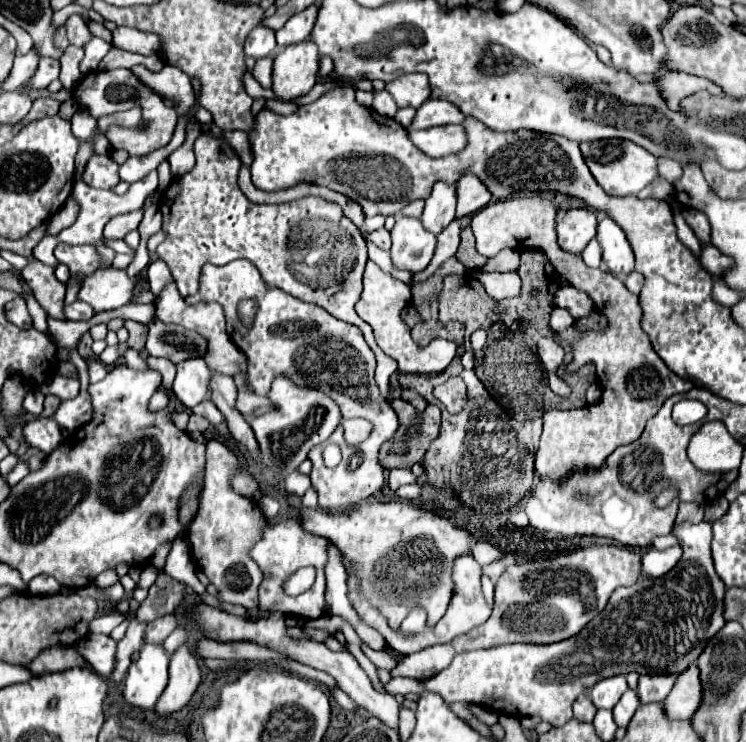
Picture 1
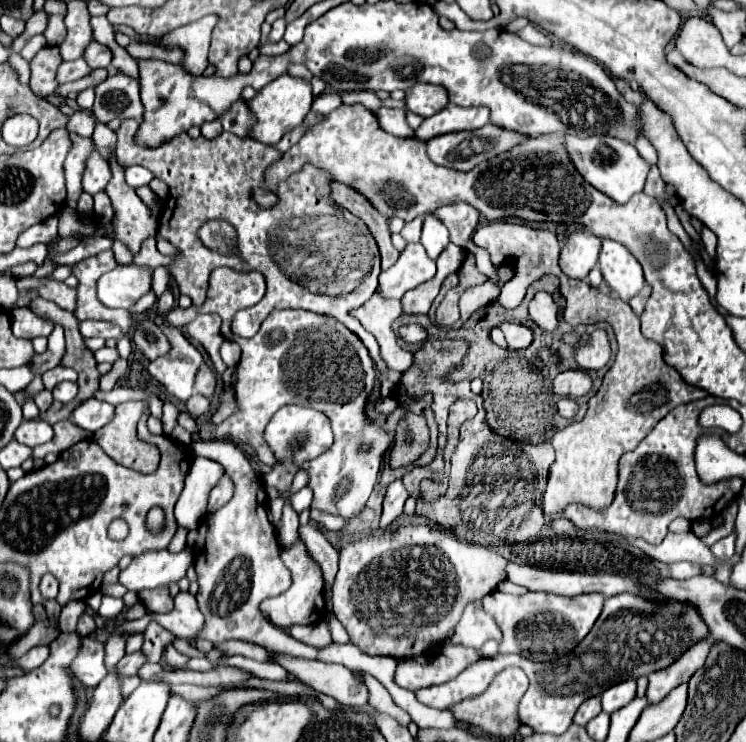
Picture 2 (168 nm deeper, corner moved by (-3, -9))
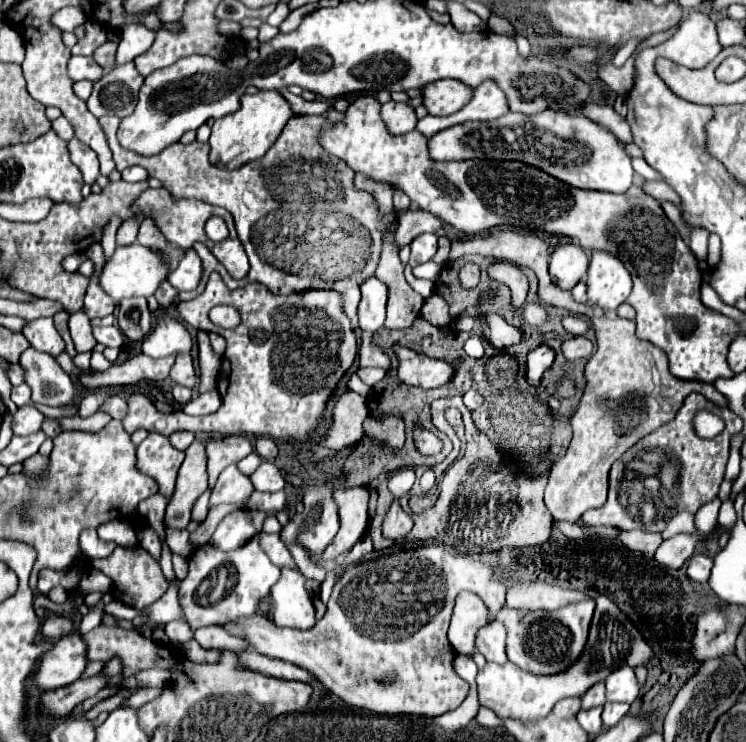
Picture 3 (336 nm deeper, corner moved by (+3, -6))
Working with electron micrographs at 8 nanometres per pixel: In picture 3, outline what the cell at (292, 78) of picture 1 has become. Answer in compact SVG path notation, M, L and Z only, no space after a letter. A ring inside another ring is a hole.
M260 90L258 94L244 94L240 98L240 110L222 120L216 120L212 126L210 144L210 164L224 170L240 168L250 160L256 160L266 154L266 150L280 136L286 122L294 116L288 102L276 90Z

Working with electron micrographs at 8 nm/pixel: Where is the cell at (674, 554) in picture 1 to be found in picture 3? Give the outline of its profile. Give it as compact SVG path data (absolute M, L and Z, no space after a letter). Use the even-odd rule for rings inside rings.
M696 554L690 558L688 562L688 570L686 574L694 580L694 582L708 582L710 578L710 570L712 570L712 562L714 558L708 554Z

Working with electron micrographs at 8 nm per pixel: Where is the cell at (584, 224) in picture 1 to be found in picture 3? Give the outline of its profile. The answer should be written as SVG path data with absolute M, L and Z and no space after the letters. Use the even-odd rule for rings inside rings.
M564 244L550 256L550 278L562 290L572 290L588 270L588 252L578 244Z

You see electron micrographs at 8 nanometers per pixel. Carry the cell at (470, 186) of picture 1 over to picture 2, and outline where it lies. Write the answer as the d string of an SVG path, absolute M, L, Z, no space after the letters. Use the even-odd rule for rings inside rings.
M452 203L436 209L436 217L448 227L450 241L462 249L472 241L472 233L480 223L480 211L476 211L470 203Z

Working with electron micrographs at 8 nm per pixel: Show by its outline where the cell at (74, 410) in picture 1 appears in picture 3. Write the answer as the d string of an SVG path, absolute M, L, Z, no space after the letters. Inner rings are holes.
M108 396L102 404L102 410L106 410L116 420L122 420L122 416L126 416L126 400L122 400L120 396Z

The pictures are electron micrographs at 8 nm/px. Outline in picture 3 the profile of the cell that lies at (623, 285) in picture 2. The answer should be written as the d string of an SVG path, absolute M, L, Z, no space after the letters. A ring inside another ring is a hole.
M592 252L586 286L588 302L592 306L602 308L604 312L616 312L632 290L632 278L616 256L608 252Z

